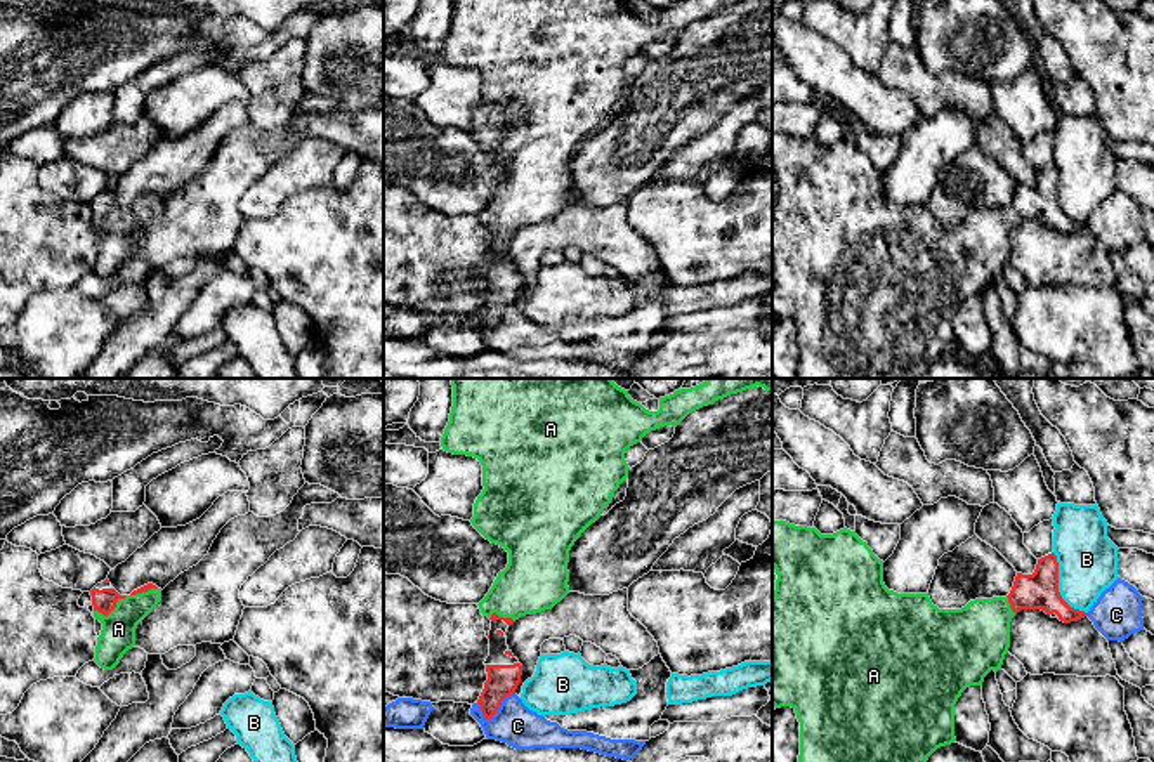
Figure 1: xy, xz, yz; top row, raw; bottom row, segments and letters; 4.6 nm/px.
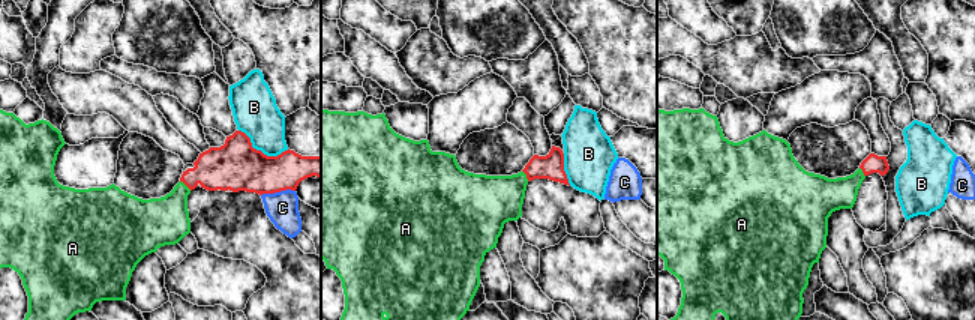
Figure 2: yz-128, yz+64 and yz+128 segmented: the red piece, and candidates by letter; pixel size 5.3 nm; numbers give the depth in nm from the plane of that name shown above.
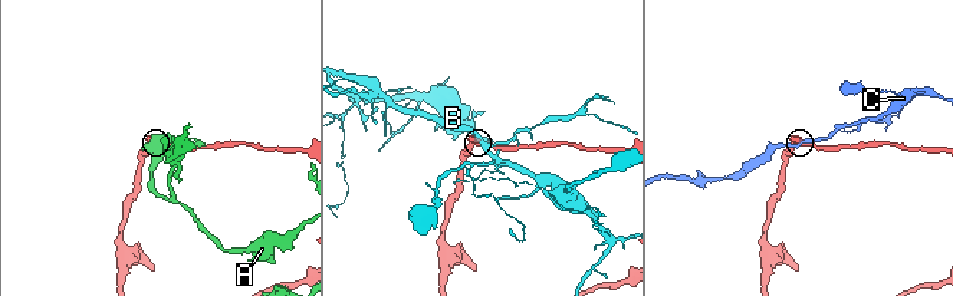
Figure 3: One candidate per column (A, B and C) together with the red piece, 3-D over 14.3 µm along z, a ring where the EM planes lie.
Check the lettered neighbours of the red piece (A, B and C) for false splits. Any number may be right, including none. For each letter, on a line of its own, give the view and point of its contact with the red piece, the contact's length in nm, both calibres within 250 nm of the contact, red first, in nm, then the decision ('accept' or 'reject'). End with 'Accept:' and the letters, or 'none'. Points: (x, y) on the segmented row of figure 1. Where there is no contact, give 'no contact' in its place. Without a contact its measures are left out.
A: contact xy (111, 610); length 180 nm; calibres 110 and 160 nm; accept
B: contact yz (1057, 587); length 340 nm; calibres 180 and 280 nm; reject
C: contact xz (498, 707); length 190 nm; calibres 140 and 200 nm; reject
Accept: A

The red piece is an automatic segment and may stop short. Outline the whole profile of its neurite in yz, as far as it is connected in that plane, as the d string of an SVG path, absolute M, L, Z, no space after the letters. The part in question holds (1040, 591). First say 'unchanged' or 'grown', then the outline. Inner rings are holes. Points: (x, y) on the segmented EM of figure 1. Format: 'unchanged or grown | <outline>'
grown | M772 521L772 568L776 569L776 590L772 597L772 705L791 706L800 722L798 762L927 762L941 746L951 745L954 738L954 705L968 686L982 686L984 677L1001 670L1010 647L1010 621L1020 609L1041 609L1057 614L1060 621L1078 621L1088 613L1071 608L1059 592L1059 562L1052 552L1038 559L1033 575L1017 573L1006 597L975 599L961 609L939 609L928 594L897 594L883 583L883 561L862 542L856 531L847 528L821 535L816 528L795 526L786 521Z

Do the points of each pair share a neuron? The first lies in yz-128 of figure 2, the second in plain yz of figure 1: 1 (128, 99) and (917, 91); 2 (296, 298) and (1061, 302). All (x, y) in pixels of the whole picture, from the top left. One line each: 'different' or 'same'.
1: different
2: different

